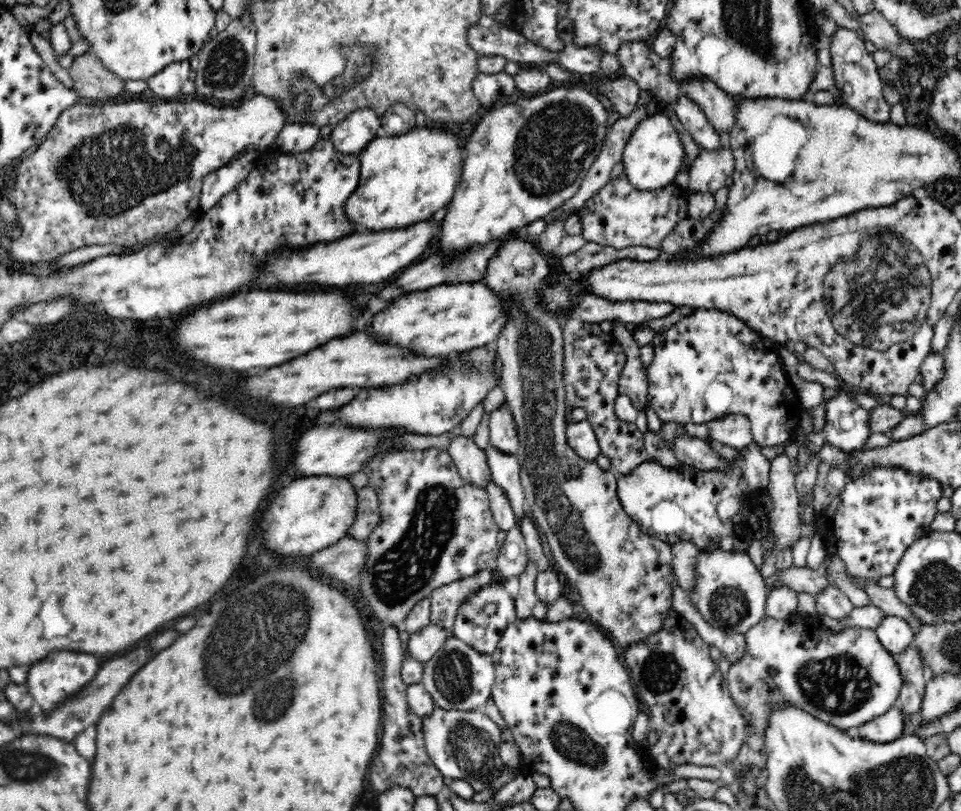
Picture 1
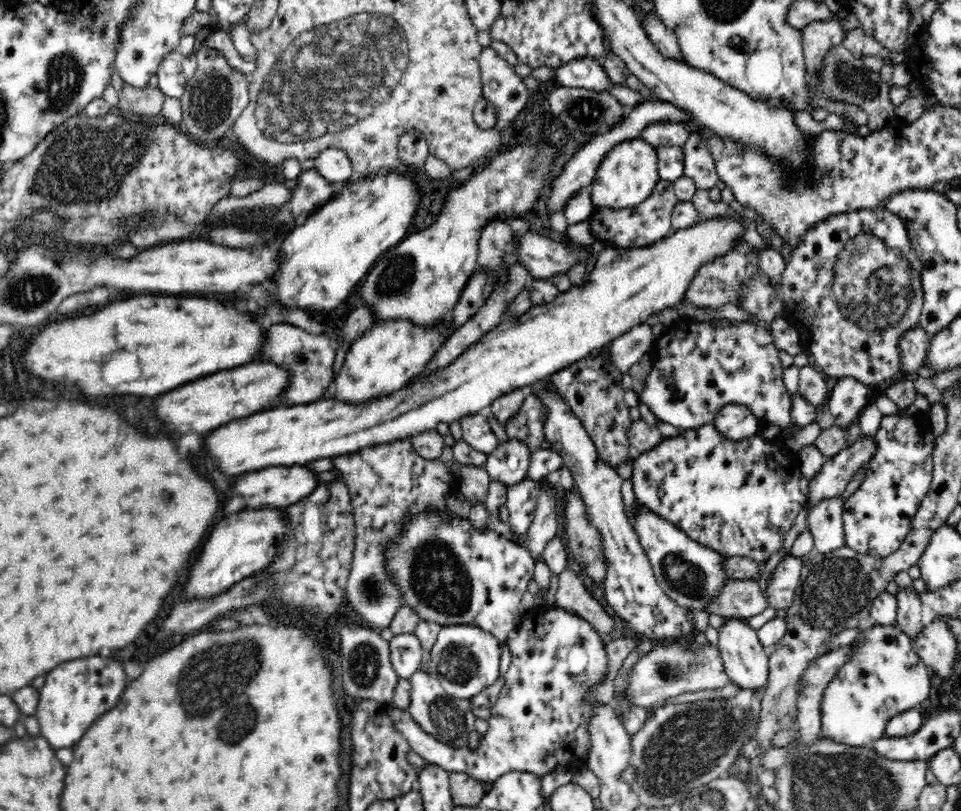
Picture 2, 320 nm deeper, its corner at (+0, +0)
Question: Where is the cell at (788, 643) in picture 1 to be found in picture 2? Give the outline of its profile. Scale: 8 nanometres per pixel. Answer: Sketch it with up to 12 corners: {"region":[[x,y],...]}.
{"region":[[894,625],[866,630],[822,699],[821,734],[866,747],[936,687]]}

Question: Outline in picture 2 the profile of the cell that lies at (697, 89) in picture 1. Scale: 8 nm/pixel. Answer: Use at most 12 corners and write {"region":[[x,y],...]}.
{"region":[[636,12],[662,55],[683,59],[677,37],[652,14]]}

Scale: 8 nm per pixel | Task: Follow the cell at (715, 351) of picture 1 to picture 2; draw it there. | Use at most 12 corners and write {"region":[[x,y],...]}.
{"region":[[682,316],[655,337],[639,400],[682,430],[743,404],[783,429],[772,333]]}

